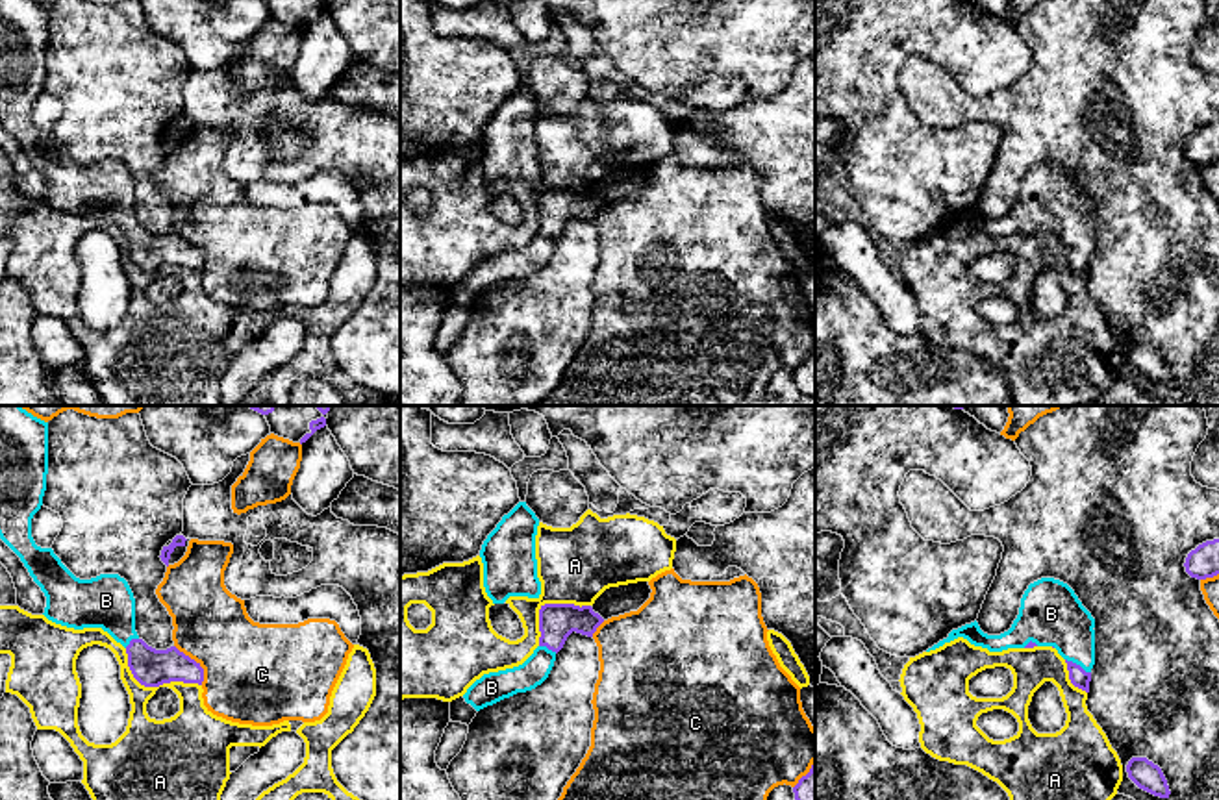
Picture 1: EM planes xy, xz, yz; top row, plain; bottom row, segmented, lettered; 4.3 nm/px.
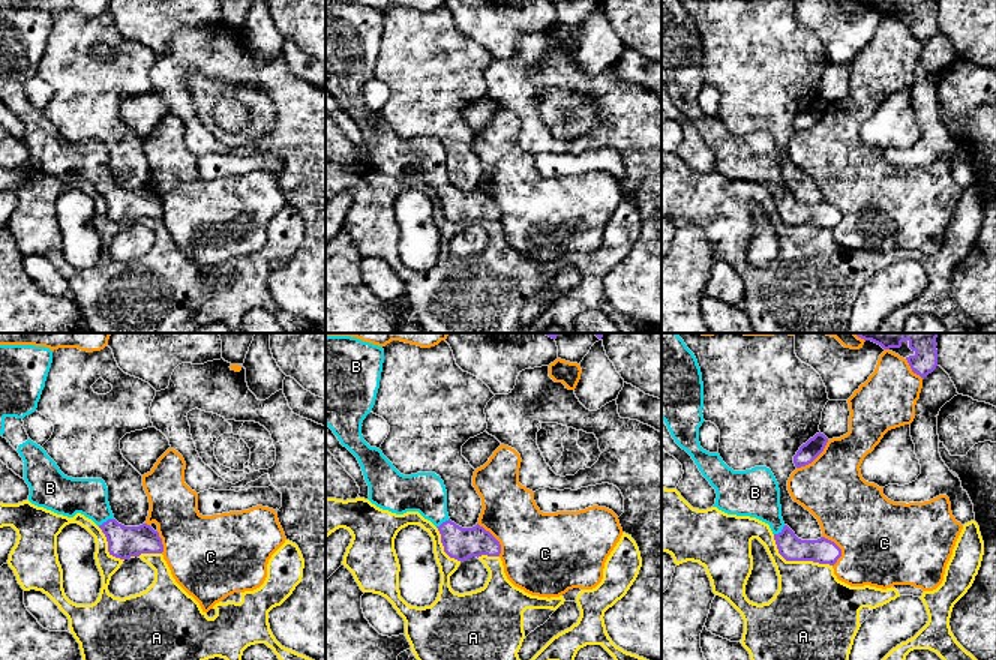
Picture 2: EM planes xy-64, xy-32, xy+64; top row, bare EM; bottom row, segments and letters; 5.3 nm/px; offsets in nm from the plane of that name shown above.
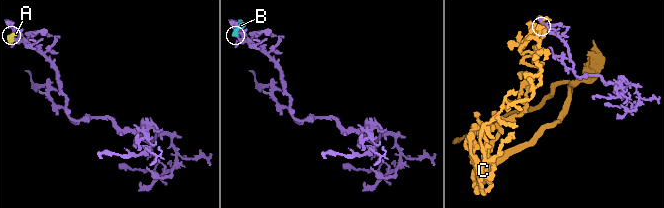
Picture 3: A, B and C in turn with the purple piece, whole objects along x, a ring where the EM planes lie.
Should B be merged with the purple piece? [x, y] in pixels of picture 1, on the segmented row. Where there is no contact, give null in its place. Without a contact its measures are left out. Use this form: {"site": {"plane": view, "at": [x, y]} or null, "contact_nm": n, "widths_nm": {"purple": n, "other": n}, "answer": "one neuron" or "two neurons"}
{"site": {"plane": "yz", "at": [1079, 665]}, "contact_nm": 130, "widths_nm": {"purple": 80, "other": 280}, "answer": "one neuron"}

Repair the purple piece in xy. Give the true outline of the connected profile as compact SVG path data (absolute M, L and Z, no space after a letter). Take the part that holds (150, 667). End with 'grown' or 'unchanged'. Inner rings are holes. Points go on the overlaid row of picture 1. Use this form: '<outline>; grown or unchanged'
M0 406L0 539L20 557L46 596L44 617L83 630L102 628L126 648L128 667L145 687L204 681L200 663L176 646L156 650L135 631L135 598L124 578L76 578L31 537L31 519L43 506L48 474L48 422L20 406Z; grown

